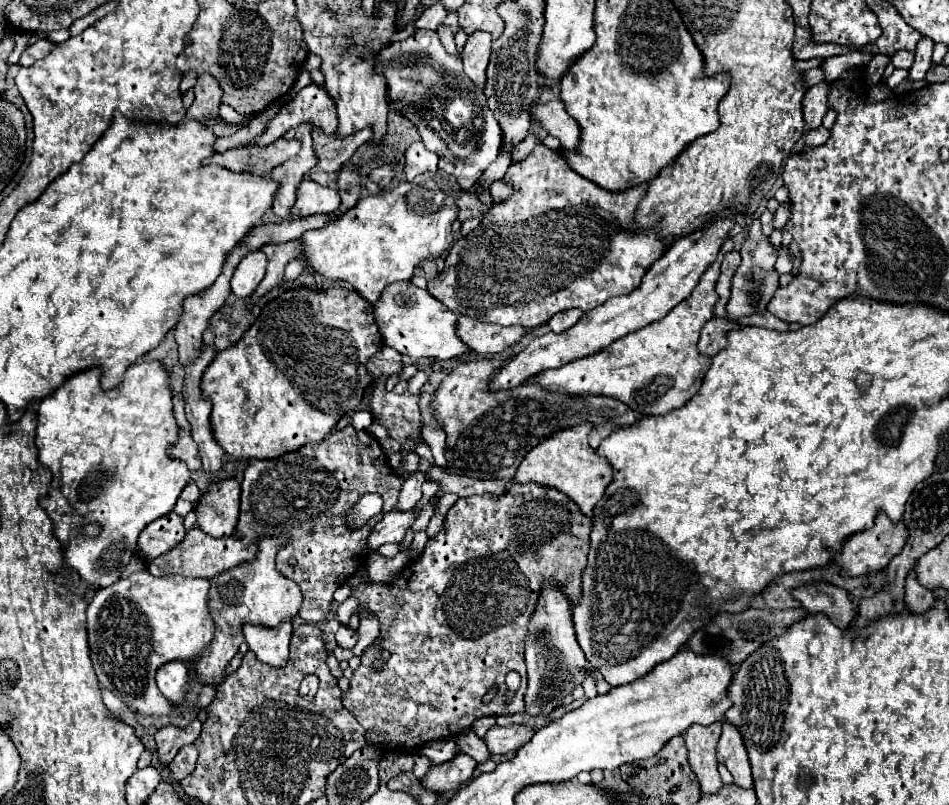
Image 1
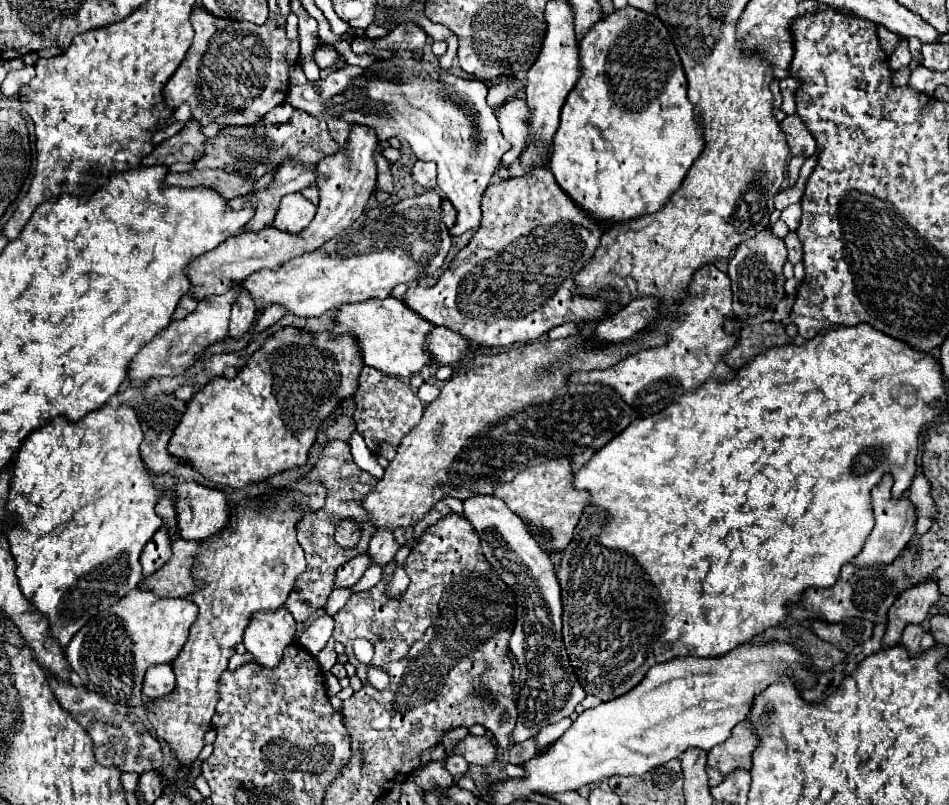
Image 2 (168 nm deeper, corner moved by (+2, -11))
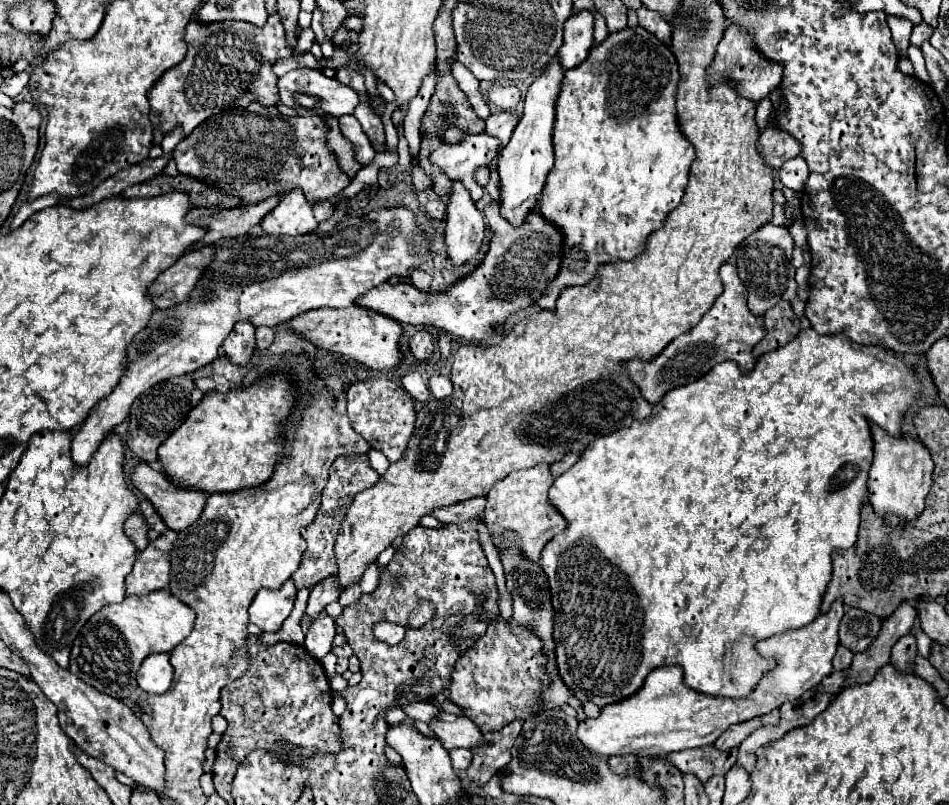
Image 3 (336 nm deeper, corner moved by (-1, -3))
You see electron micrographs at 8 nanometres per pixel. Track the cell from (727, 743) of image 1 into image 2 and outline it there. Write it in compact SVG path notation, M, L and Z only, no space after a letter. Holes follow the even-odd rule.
M747 721L733 727L731 737L725 743L715 745L709 751L707 765L717 769L721 775L731 775L737 769L751 769L751 751L757 747L757 737L753 735Z

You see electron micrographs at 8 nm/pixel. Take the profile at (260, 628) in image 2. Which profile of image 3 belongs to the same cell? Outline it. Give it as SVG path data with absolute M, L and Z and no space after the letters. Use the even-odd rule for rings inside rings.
M292 581L284 583L284 587L272 591L272 589L260 589L250 605L250 623L258 625L262 631L280 631L282 623L286 621L286 617L290 615L292 607L294 607L294 599L296 599L296 587Z

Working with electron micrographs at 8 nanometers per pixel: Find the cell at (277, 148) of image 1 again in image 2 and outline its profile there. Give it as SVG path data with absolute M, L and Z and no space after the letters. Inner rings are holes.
M193 169L187 173L169 173L165 183L167 185L177 185L177 187L199 187L199 185L209 185L217 193L225 195L225 199L235 199L241 195L247 195L251 191L263 189L277 169L265 173L261 179L251 181L239 173L229 173L225 169Z

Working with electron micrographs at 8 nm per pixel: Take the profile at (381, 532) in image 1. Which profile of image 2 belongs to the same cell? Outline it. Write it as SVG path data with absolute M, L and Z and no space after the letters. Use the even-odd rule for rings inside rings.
M361 553L357 557L353 557L351 561L347 561L345 565L341 565L337 569L337 585L335 587L353 587L363 573L371 567L371 555L369 553Z

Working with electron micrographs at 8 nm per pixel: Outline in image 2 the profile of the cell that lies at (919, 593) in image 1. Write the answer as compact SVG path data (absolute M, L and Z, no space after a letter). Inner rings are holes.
M911 623L909 627L905 627L901 643L909 649L911 655L921 655L921 651L925 651L933 645L933 635L929 635L929 631L923 629L923 625Z

